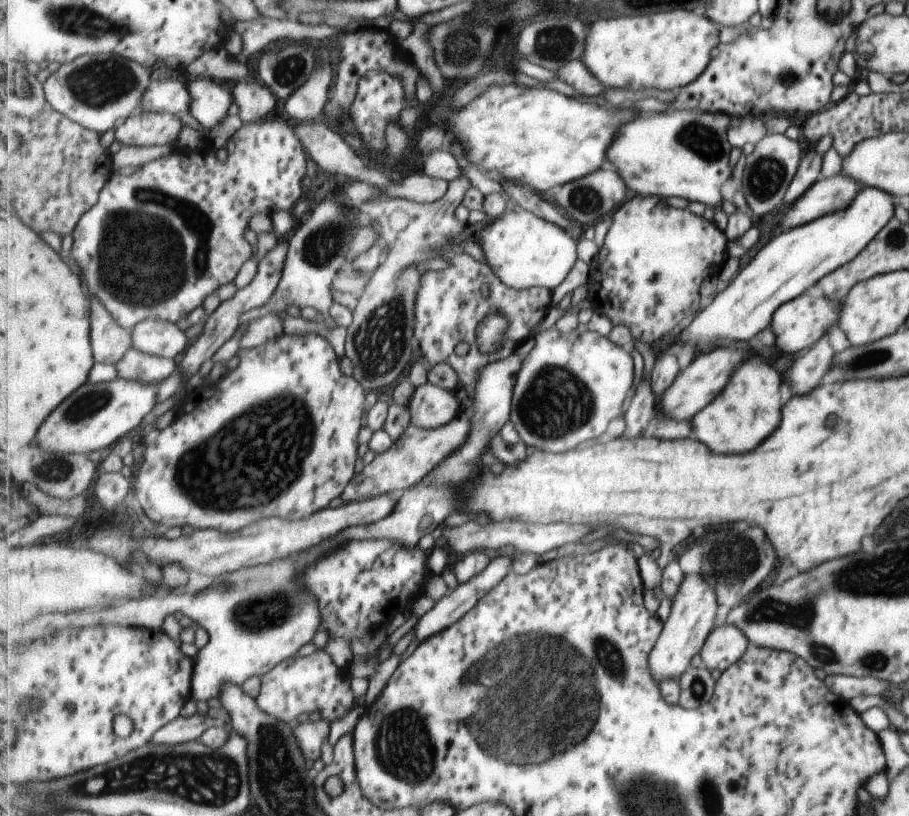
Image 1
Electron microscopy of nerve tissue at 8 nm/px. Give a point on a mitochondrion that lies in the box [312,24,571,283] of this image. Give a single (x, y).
(458, 53)

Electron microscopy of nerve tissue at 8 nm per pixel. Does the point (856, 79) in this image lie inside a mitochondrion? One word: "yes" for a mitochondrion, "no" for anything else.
no

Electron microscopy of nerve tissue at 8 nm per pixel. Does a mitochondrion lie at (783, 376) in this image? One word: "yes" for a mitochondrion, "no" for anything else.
no

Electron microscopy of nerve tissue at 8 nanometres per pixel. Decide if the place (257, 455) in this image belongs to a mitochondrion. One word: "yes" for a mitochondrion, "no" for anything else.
yes

